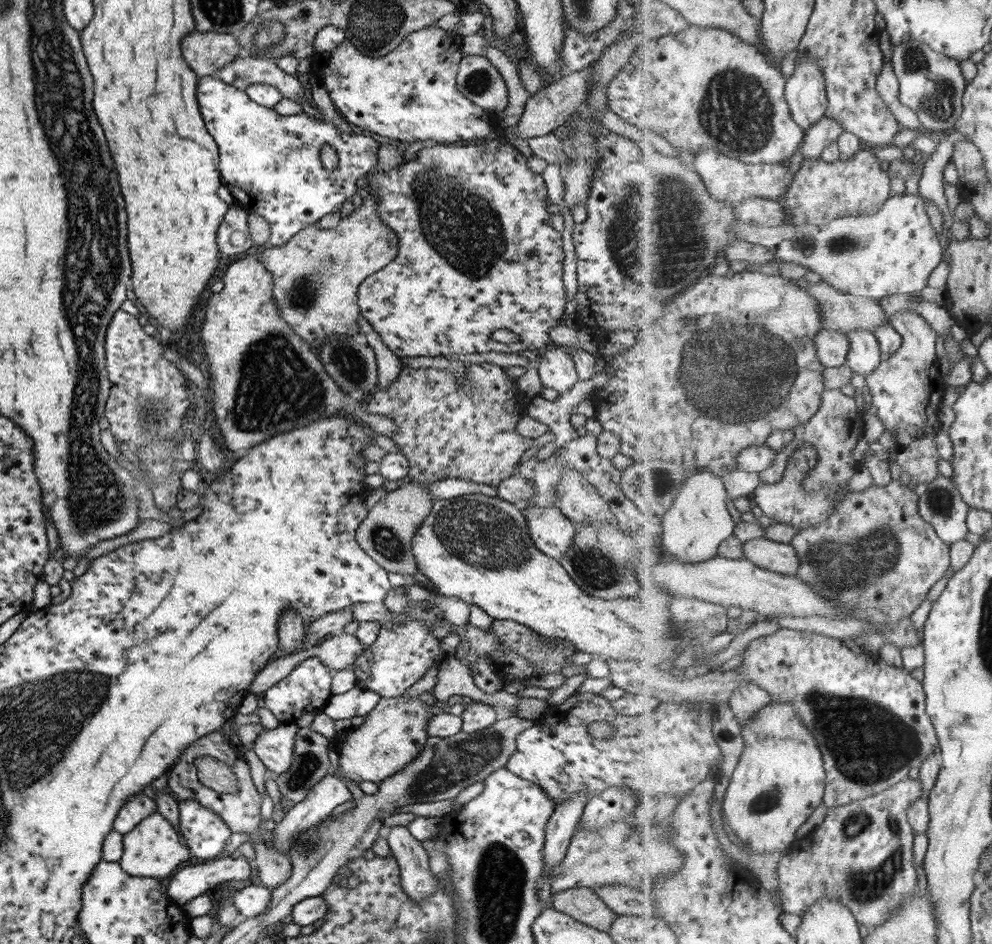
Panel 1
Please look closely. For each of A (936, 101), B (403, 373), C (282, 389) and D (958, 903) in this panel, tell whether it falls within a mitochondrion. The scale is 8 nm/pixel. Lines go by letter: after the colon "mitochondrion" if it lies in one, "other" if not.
A: mitochondrion
B: other
C: mitochondrion
D: other

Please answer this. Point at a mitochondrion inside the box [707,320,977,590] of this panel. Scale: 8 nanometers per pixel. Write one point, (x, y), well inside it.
(940, 503)

